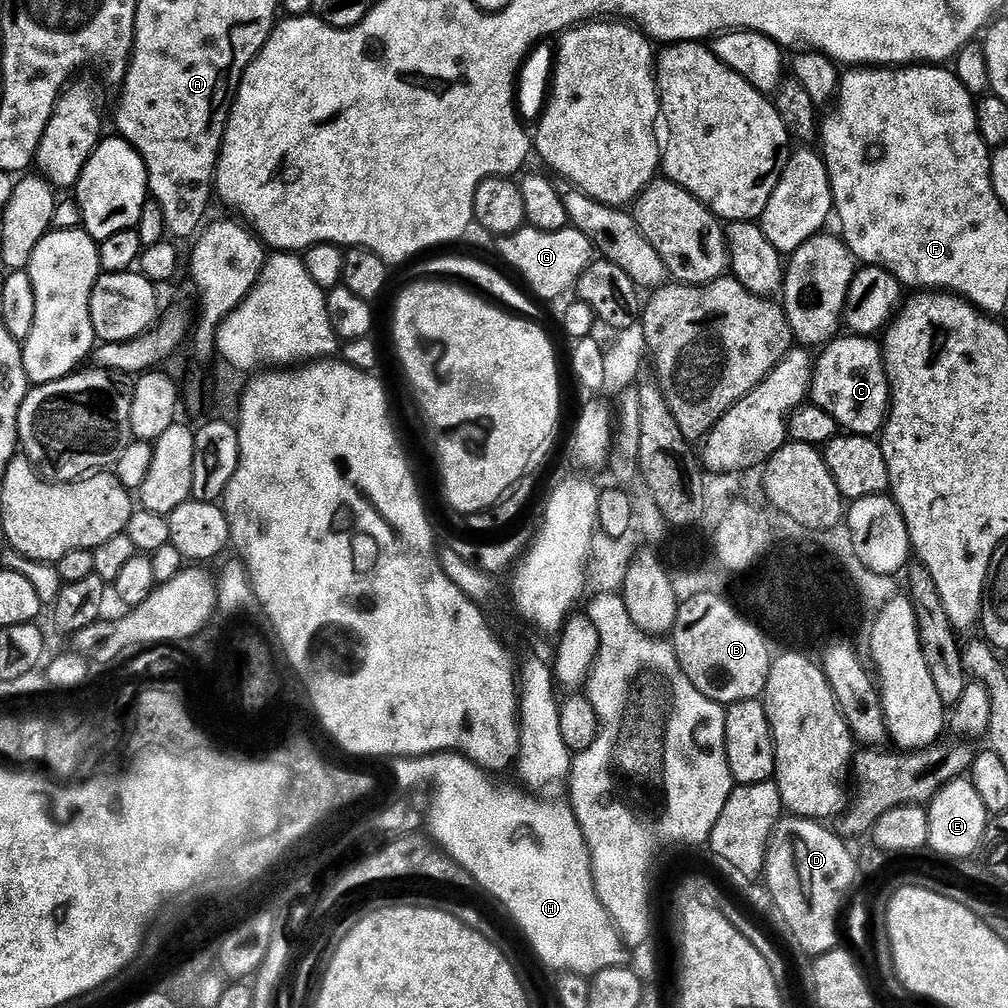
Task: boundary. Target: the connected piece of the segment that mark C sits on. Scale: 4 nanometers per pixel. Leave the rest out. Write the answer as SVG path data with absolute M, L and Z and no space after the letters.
M844 334L833 338L823 345L821 356L817 355L812 369L811 403L817 404L826 414L840 423L845 433L853 436L879 437L884 431L890 407L890 381L884 365L884 350L875 339L859 334Z

